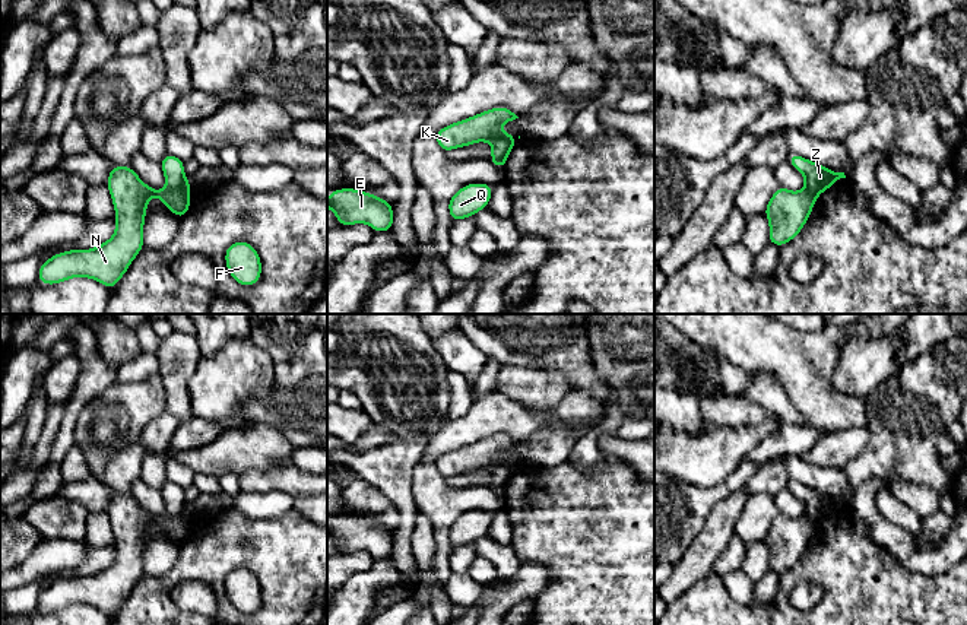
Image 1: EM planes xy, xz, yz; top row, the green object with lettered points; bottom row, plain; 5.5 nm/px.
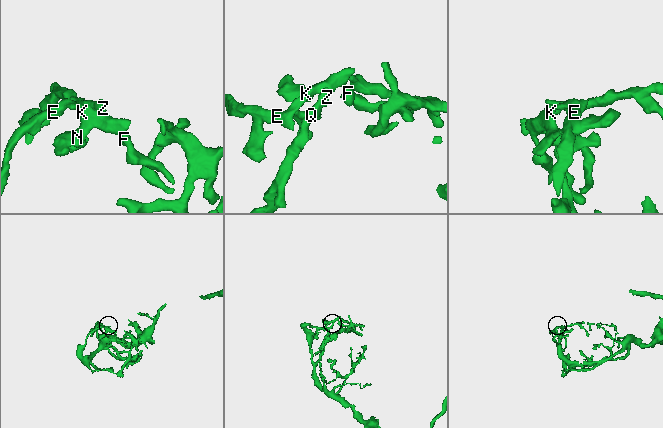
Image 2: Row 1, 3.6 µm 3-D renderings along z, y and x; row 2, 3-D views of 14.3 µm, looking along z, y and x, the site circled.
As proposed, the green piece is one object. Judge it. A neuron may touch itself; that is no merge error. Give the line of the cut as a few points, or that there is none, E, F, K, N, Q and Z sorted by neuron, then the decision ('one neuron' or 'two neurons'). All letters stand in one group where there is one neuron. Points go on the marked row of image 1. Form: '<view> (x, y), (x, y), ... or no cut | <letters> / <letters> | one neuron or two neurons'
xz (516, 139), (495, 139), (491, 143) | E F K N / Q Z | two neurons

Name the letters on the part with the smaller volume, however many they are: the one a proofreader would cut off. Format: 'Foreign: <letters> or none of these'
Foreign: Q, Z

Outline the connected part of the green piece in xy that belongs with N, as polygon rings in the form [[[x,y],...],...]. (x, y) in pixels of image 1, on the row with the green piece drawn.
[[[114,165],[107,187],[115,210],[115,232],[89,250],[67,250],[39,266],[38,280],[56,285],[72,277],[89,277],[112,289],[145,247],[143,225],[148,202],[158,197],[181,219],[190,210],[188,191],[153,190],[131,166]]]

